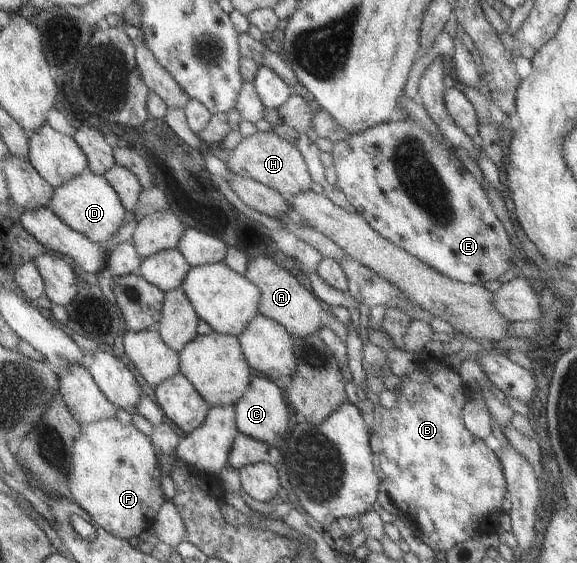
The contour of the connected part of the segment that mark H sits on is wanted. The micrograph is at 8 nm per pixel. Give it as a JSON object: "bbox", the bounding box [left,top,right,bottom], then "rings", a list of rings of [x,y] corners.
{"bbox":[224,130,313,197],"rings":[[[257,130],[254,135],[242,138],[224,162],[232,173],[260,182],[285,197],[308,191],[313,183],[304,158],[296,145],[282,139],[274,130],[268,132]]]}

